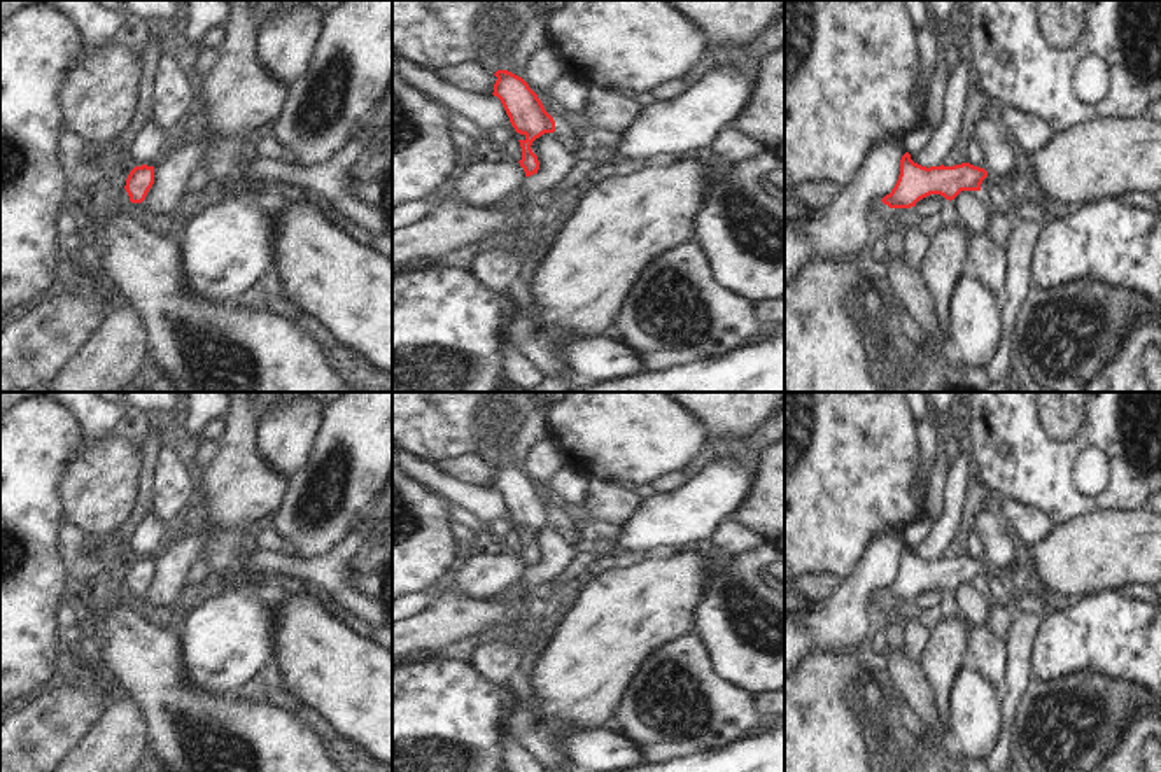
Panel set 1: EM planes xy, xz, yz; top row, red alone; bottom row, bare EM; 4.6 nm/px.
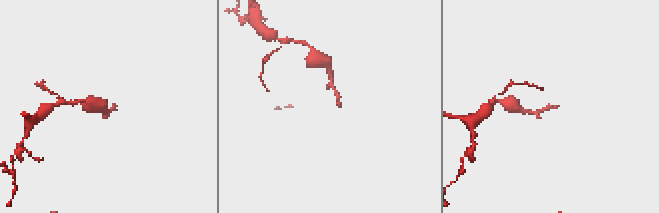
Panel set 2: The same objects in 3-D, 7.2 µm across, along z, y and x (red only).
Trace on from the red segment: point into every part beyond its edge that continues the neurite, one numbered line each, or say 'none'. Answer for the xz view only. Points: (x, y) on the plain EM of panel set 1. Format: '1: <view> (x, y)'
none

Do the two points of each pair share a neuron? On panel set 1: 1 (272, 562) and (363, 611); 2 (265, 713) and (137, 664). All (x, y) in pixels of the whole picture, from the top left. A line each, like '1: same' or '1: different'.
1: same
2: same

